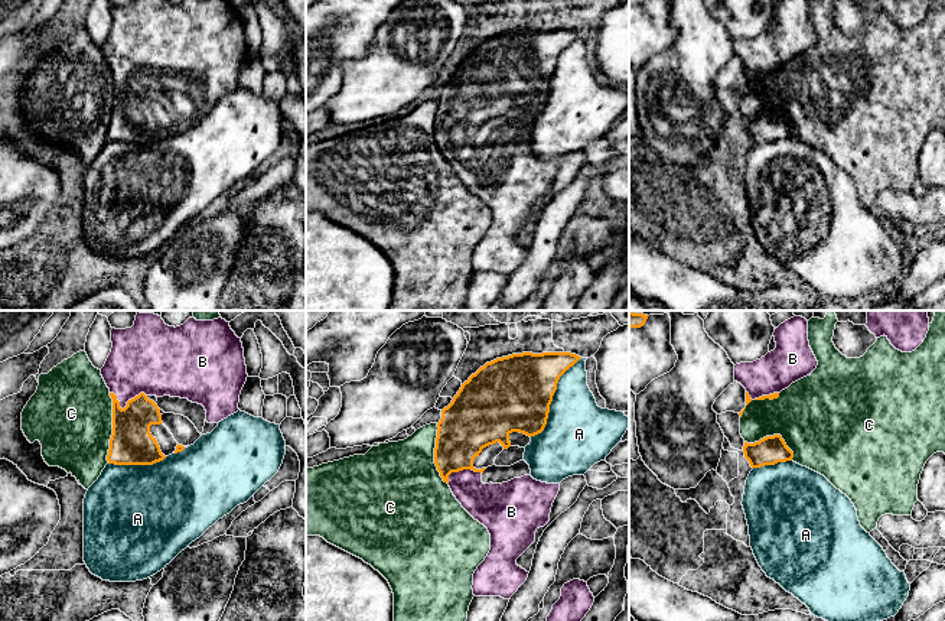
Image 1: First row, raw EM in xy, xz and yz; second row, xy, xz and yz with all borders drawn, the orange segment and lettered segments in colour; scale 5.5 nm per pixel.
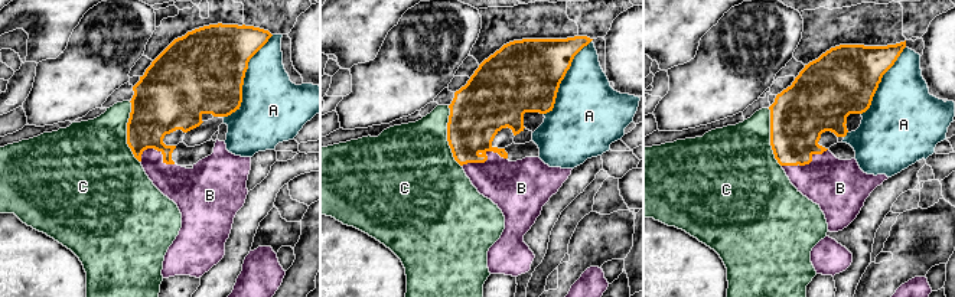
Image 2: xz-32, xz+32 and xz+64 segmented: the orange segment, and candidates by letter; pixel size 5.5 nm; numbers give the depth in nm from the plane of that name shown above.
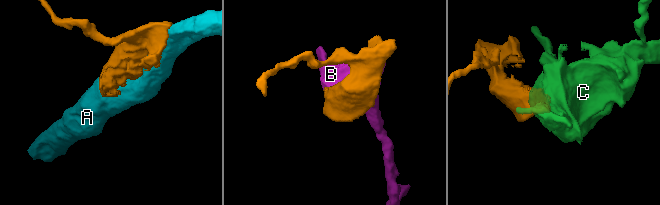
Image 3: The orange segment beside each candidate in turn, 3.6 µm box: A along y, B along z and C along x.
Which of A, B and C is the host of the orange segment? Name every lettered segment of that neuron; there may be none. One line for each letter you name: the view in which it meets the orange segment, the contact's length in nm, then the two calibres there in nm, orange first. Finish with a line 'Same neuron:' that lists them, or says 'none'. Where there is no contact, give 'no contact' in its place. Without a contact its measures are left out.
B: xy | 200 nm | 240/340 nm
Same neuron: B

